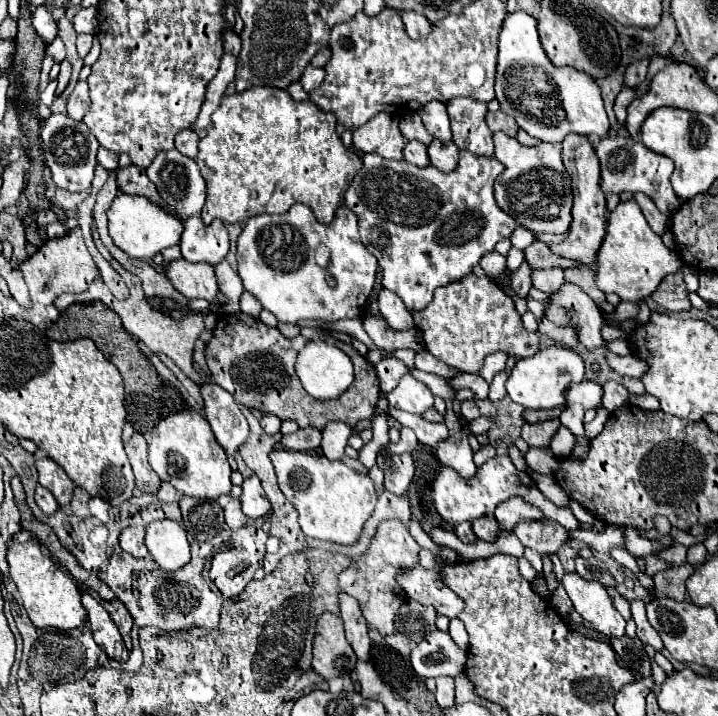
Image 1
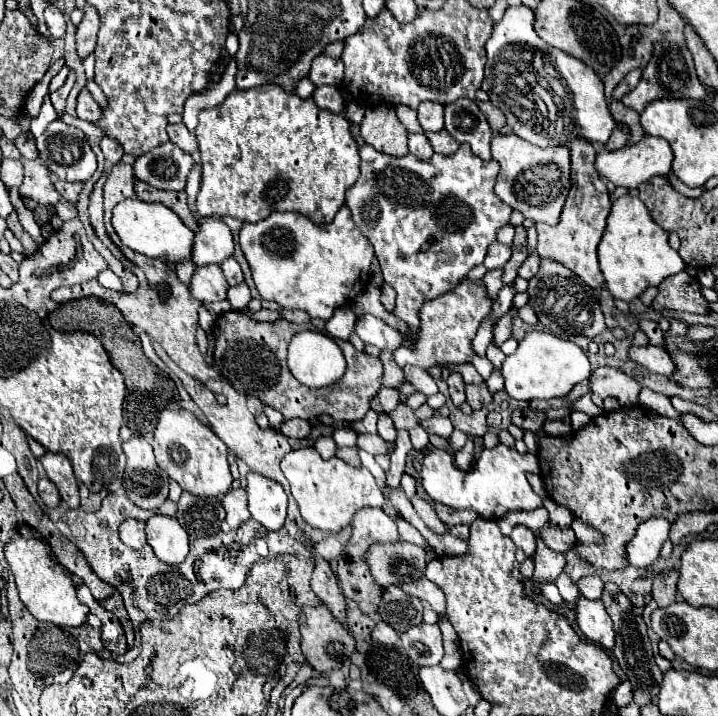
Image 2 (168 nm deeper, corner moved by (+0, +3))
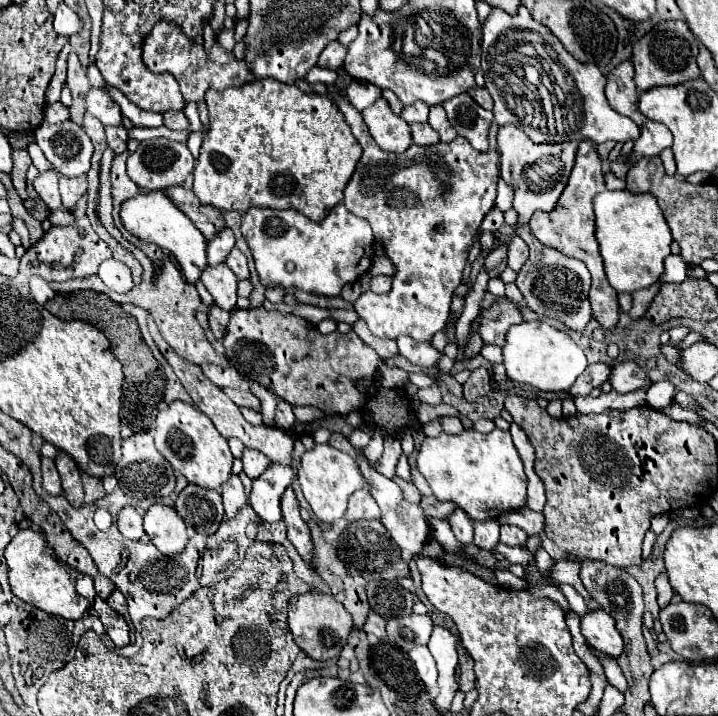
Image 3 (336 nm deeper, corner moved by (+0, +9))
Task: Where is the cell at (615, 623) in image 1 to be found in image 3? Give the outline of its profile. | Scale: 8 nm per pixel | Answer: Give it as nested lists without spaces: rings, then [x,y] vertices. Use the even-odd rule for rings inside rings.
[[[603,609],[587,613],[587,617],[581,621],[581,633],[591,647],[613,659],[623,653],[623,637],[615,627],[613,617]]]

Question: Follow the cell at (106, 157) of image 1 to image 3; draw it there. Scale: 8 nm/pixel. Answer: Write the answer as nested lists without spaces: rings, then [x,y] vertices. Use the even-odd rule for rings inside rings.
[[[105,127],[107,145],[115,151],[115,155],[127,151],[127,129],[125,127]]]

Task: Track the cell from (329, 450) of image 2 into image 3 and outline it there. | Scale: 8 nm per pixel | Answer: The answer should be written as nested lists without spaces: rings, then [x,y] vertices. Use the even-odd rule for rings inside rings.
[[[301,435],[299,439],[295,439],[295,449],[293,449],[293,457],[291,457],[289,465],[273,463],[271,469],[267,469],[267,473],[263,473],[263,477],[253,481],[253,491],[249,495],[249,505],[253,507],[253,511],[263,521],[275,523],[275,521],[281,519],[279,497],[283,495],[283,489],[287,485],[291,485],[291,481],[295,477],[295,471],[297,471],[297,461],[313,445],[315,443],[309,435]]]

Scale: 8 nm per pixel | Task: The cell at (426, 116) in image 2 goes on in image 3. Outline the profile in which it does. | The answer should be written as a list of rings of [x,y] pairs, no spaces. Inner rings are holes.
[[[421,101],[415,105],[409,105],[401,111],[401,117],[411,125],[411,123],[425,123],[429,115],[429,105],[423,105]]]

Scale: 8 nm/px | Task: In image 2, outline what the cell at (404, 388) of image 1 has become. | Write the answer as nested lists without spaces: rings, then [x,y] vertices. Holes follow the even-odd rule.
[[[405,365],[403,371],[405,371],[405,383],[411,383],[417,393],[423,393],[425,397],[429,397],[429,395],[435,395],[439,391],[437,383],[431,379],[431,375],[425,369]]]

